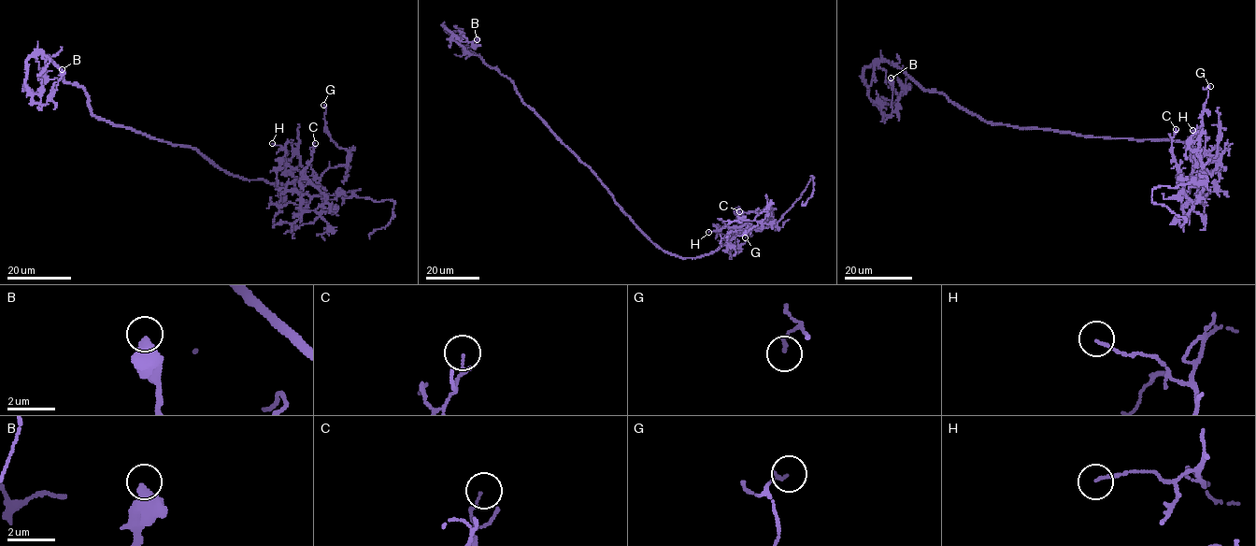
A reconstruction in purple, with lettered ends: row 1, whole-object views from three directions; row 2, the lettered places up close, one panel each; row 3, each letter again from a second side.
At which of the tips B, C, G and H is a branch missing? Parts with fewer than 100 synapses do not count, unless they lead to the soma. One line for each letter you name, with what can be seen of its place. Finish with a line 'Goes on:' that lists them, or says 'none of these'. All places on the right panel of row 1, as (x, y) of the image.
Goes on: none of these

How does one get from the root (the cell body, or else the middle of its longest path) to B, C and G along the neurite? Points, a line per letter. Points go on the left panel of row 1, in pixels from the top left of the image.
B: (162, 140), (98, 120), (81, 87), (66, 83), (41, 51), (26, 63), (34, 102), (47, 102), (62, 69)
C: (162, 140), (194, 148), (248, 179), (318, 184), (324, 190), (320, 211), (327, 196), (301, 173), (315, 143)
G: (162, 140), (194, 148), (248, 179), (316, 183), (348, 161), (348, 151), (325, 127), (323, 105)

